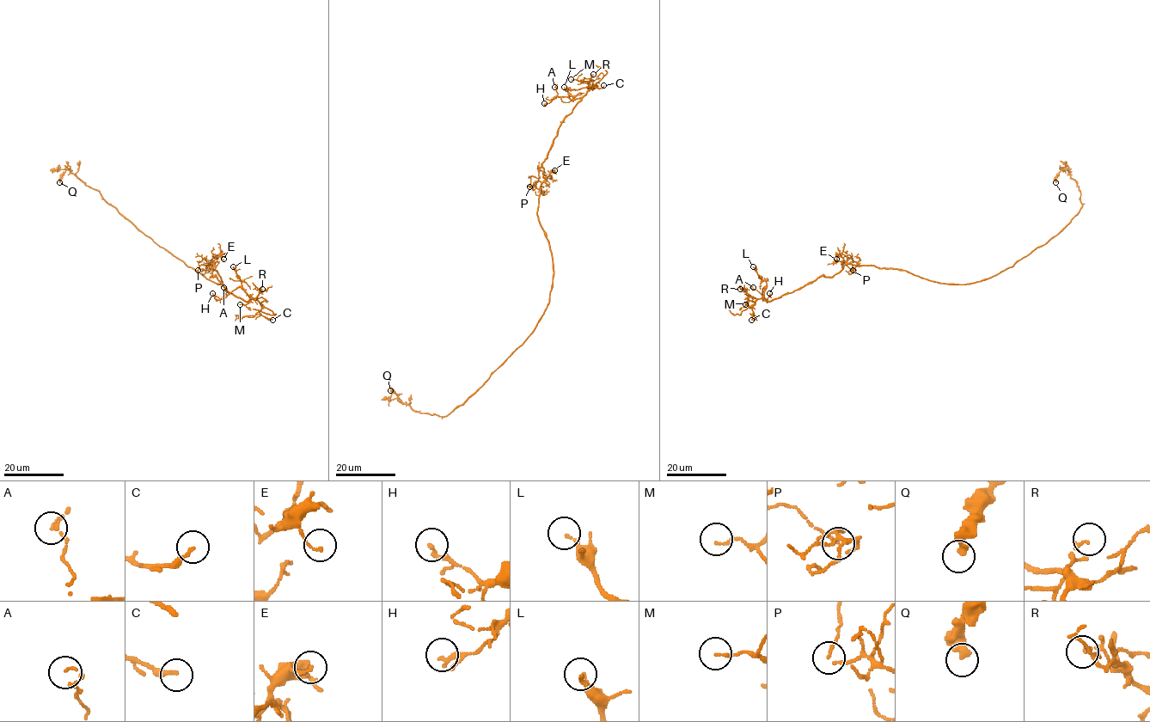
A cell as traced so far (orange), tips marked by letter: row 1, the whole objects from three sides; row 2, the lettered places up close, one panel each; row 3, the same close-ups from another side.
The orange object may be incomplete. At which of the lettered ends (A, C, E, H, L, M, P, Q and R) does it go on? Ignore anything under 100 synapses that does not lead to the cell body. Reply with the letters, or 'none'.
none

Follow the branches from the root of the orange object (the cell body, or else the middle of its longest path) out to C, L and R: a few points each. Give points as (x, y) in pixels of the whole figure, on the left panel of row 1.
C: (222, 283), (207, 265), (213, 265), (211, 276), (229, 293), (246, 301), (255, 298), (259, 313), (272, 320)
L: (222, 283), (207, 265), (213, 265), (211, 276), (229, 293), (249, 299), (233, 266)
R: (222, 283), (207, 265), (213, 265), (211, 276), (246, 301), (255, 298), (262, 289)

